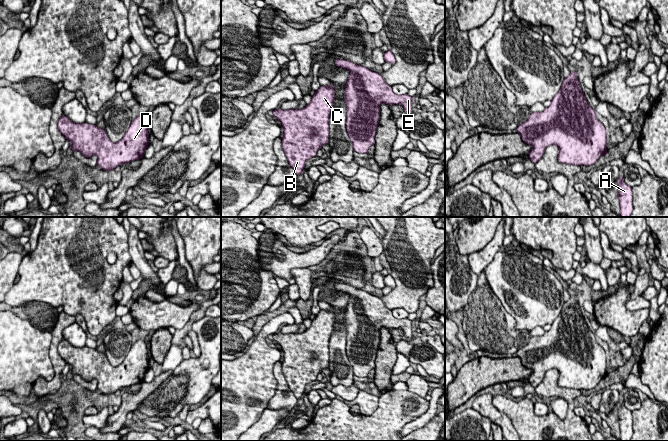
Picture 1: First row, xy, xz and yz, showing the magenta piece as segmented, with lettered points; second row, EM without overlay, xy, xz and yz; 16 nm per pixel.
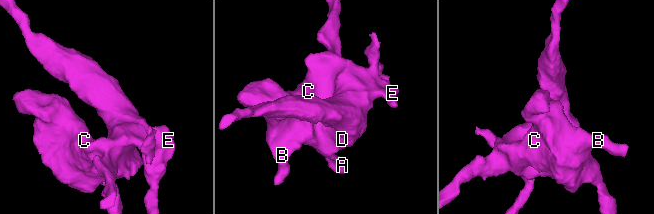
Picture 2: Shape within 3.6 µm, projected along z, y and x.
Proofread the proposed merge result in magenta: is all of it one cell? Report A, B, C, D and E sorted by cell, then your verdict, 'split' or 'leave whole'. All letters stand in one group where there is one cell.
A B C D E | leave whole

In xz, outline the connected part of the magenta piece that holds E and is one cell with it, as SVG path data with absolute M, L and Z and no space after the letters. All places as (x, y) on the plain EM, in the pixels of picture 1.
M337 283L335 289L350 295L344 323L347 330L346 353L354 375L369 377L370 370L375 369L380 329L401 328L405 337L413 338L412 326L415 322L408 318L395 318L379 297L362 289L343 283Z

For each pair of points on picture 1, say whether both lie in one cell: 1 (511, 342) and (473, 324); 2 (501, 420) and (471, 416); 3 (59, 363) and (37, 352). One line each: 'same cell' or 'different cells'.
1: same cell
2: different cells
3: different cells

